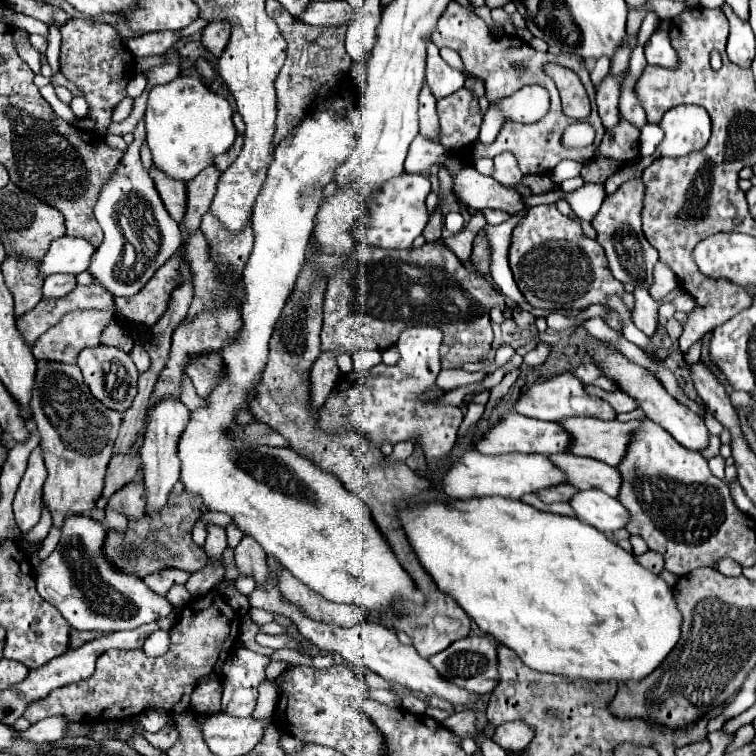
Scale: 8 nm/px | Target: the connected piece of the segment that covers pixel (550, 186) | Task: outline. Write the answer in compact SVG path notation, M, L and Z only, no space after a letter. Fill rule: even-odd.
M524 175L520 179L520 185L532 189L534 195L542 195L542 193L550 193L550 191L560 189L560 185L554 183L548 175L542 175L542 177L538 177L538 175Z

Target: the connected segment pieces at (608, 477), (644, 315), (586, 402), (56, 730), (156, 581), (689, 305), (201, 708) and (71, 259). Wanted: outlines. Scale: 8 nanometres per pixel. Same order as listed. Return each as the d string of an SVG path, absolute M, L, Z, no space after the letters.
M570 453L550 455L550 461L564 473L566 481L576 489L600 489L610 497L616 497L620 491L620 475L616 467L610 467L602 461L576 457Z
M636 287L634 297L636 297L636 307L632 311L632 321L640 331L652 337L658 325L658 303L650 297L648 289L644 287Z
M562 373L562 375L554 375L550 379L544 381L536 381L514 405L514 411L526 417L534 417L534 419L542 419L542 421L560 421L566 417L576 417L576 415L584 415L584 417L598 417L598 419L614 419L616 413L612 411L612 407L594 397L594 395L586 395L584 385L578 383L578 379L574 379L574 375L570 373Z
M46 717L46 719L40 719L38 723L30 725L30 729L26 729L22 733L22 737L30 739L34 743L54 743L54 741L66 737L68 725L70 723L64 717Z
M160 569L160 571L156 571L156 573L146 575L146 577L144 577L144 583L155 593L166 596L166 593L172 585L184 585L188 577L190 577L190 573L180 571L180 569Z
M682 294L679 297L672 300L676 311L684 311L689 313L694 308L694 300L688 294Z
M206 681L198 685L192 693L192 709L200 715L212 715L220 711L220 697L222 697L222 683Z
M60 237L52 241L48 253L38 261L38 275L42 279L54 273L78 275L86 271L86 263L90 263L92 253L94 253L94 247L90 247L86 239Z

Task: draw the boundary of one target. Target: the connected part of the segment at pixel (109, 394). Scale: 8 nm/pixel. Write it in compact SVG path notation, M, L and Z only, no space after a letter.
M98 345L98 347L86 347L78 355L78 367L84 375L84 383L92 391L96 399L100 399L106 407L114 411L126 411L136 395L136 381L138 381L138 369L130 355L118 347L112 345Z

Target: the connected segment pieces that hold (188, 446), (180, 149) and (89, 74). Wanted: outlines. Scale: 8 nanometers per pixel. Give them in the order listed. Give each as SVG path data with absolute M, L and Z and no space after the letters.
M326 111L316 113L312 119L300 121L300 125L290 135L292 137L282 139L276 147L274 163L268 169L268 177L252 209L254 249L242 273L242 283L246 291L246 297L240 305L242 325L220 351L224 367L218 385L212 387L202 407L190 411L190 421L178 441L180 483L184 485L184 491L202 497L208 511L228 513L232 517L232 523L244 535L252 537L266 551L266 555L272 555L298 581L302 581L328 601L354 603L374 611L388 609L396 597L424 603L422 593L418 593L414 583L410 583L410 577L406 575L406 571L402 571L390 547L386 547L386 539L378 535L378 527L374 527L368 507L356 495L346 491L340 479L336 479L336 475L320 469L310 457L300 455L292 447L252 447L248 441L242 441L232 431L236 427L238 413L250 411L250 395L256 391L258 381L262 379L262 371L268 361L270 337L304 265L318 203L324 197L322 189L334 179L334 169L354 149L354 127L346 119L338 121L334 113Z
M198 75L176 77L166 85L154 87L148 95L144 123L154 167L180 181L194 179L236 141L230 103L222 95L212 93Z
M72 17L62 29L62 49L60 49L60 71L72 81L84 95L92 109L90 117L96 121L94 131L106 135L112 123L114 107L126 97L126 85L134 75L134 57L122 43L118 43L118 31L108 23Z

